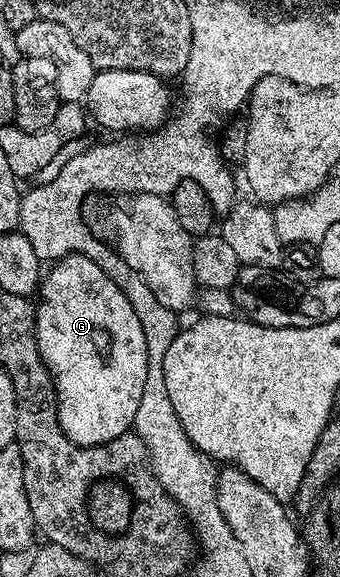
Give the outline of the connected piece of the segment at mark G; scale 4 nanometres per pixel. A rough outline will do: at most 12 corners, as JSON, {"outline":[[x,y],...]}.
{"outline":[[81,253],[43,274],[38,351],[75,445],[136,424],[130,299]]}

